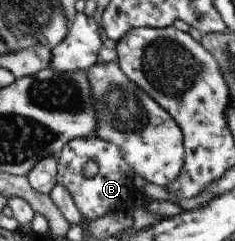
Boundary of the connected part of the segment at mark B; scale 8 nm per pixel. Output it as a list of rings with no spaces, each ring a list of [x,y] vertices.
[[[96,136],[73,138],[59,150],[56,162],[57,173],[55,182],[61,184],[70,193],[75,207],[84,217],[93,221],[115,210],[127,210],[132,212],[134,208],[138,208],[133,206],[132,201],[135,199],[136,193],[140,191],[132,185],[134,172],[121,157],[120,149],[117,146],[109,142],[104,142]]]

